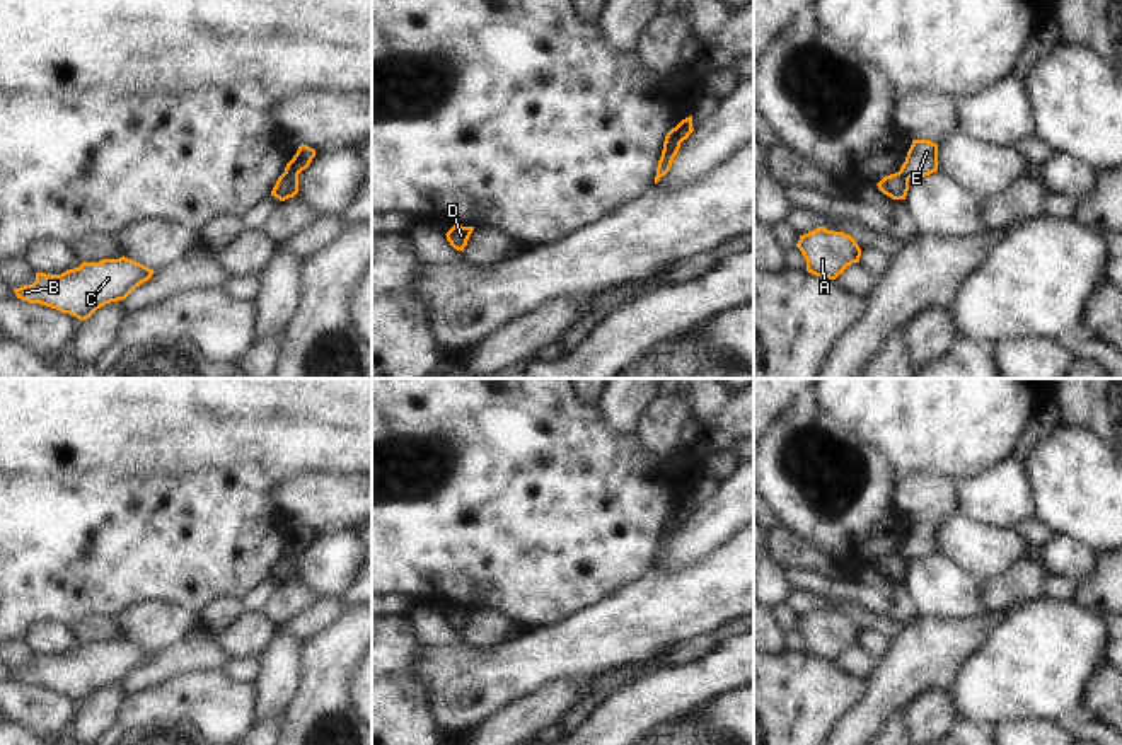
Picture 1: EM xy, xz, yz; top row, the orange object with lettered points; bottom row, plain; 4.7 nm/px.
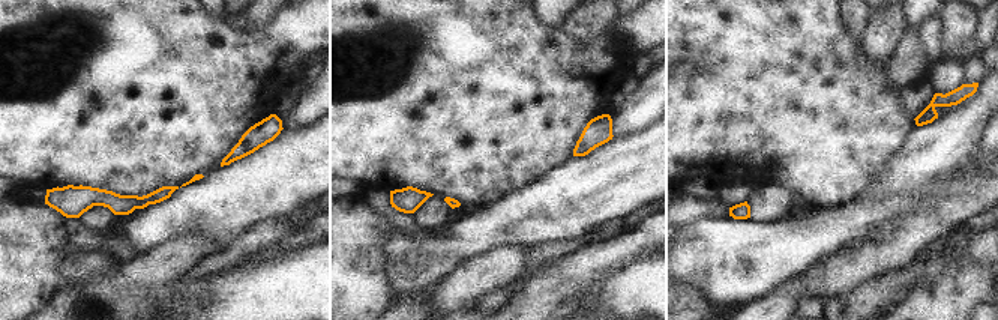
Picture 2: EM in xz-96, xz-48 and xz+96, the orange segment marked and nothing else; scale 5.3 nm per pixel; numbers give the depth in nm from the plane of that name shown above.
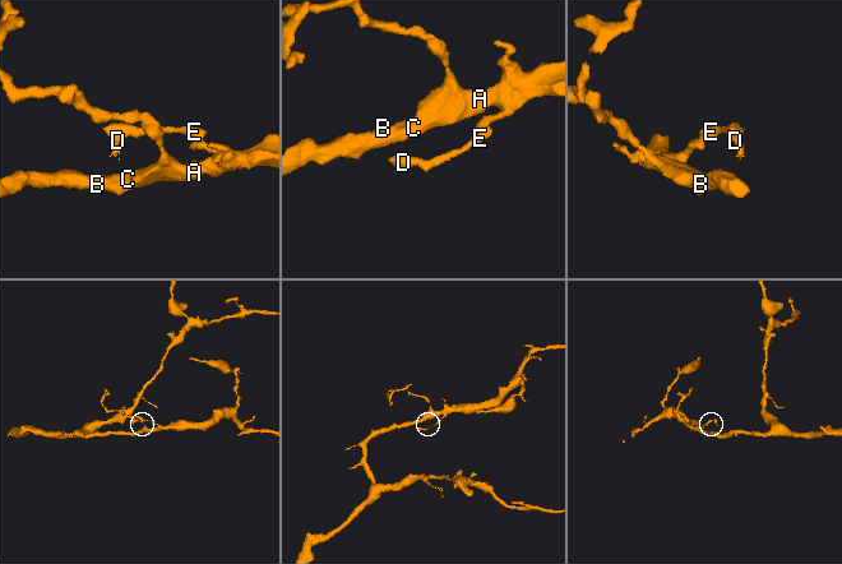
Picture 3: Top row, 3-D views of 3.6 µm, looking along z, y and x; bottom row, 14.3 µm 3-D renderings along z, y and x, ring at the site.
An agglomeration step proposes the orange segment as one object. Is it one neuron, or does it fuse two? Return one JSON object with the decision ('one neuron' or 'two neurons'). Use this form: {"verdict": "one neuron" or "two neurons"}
{"verdict": "two neurons"}

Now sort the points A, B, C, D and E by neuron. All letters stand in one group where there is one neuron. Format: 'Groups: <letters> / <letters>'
Groups: A B C / D E.

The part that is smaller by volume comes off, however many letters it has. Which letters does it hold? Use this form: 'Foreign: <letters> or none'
Foreign: D, E.

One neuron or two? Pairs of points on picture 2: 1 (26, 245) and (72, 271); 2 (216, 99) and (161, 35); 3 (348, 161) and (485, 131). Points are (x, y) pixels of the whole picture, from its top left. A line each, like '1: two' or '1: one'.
1: two
2: one
3: one

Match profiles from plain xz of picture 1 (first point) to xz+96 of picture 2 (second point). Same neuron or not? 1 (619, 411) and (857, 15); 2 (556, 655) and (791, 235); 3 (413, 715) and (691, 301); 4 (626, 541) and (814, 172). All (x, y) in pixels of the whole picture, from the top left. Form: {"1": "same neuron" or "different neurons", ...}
{"1": "different neurons", "2": "same neuron", "3": "same neuron", "4": "same neuron"}

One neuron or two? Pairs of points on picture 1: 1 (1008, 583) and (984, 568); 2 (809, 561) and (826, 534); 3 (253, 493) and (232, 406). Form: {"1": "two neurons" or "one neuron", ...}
{"1": "two neurons", "2": "two neurons", "3": "two neurons"}

